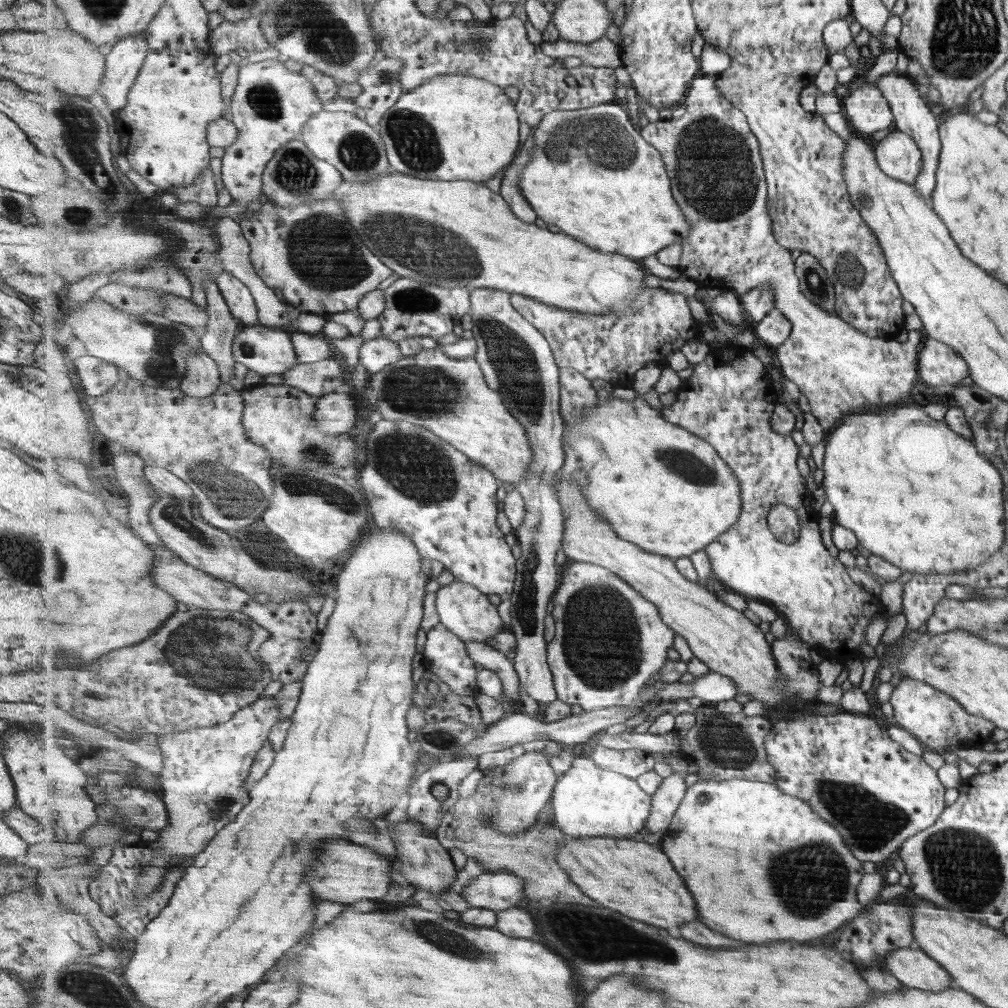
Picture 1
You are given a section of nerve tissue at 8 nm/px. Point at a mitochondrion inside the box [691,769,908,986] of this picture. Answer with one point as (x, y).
(815, 877)

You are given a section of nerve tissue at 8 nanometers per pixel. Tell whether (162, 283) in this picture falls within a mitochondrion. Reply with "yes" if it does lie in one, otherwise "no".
no

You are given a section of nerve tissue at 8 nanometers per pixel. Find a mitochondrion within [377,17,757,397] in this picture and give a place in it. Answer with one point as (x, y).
(602, 140)

